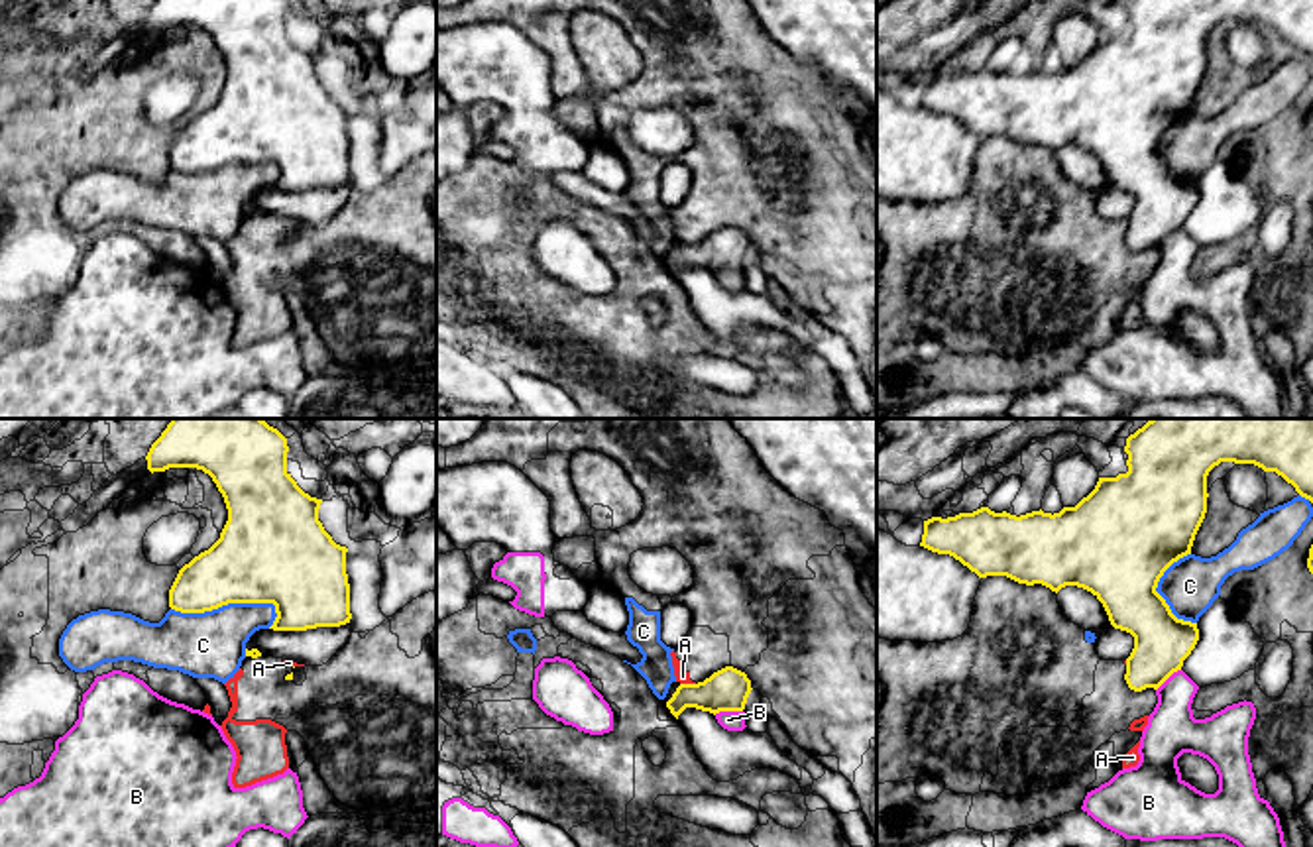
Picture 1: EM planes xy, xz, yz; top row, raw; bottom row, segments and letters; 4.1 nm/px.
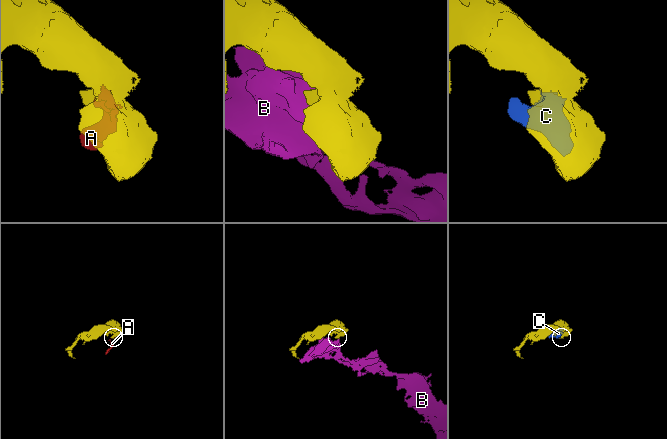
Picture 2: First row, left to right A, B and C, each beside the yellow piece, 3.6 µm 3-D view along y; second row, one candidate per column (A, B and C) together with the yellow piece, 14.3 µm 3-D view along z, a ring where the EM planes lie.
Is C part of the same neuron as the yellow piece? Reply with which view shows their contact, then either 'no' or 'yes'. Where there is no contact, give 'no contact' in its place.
meets yellow in xy; no

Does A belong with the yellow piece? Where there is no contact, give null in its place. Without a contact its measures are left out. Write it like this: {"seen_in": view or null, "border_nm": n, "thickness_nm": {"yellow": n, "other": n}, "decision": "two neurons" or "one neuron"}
{"seen_in": "xz", "border_nm": 60, "thickness_nm": {"yellow": 180, "other": 50}, "decision": "two neurons"}

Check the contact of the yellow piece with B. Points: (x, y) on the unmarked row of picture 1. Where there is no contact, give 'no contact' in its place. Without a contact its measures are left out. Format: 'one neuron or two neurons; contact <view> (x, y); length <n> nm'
one neuron; contact xz (728, 270); length 120 nm

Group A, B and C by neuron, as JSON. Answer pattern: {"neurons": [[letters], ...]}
{"neurons": [["A", "C"], ["B"]]}

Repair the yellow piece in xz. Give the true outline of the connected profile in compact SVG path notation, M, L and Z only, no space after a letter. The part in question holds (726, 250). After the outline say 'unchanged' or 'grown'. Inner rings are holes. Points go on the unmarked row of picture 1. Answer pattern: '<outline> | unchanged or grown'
M725 226L704 242L680 244L666 267L676 279L686 267L710 271L723 289L743 291L747 287L743 269L751 250L751 240L745 232Z | grown

